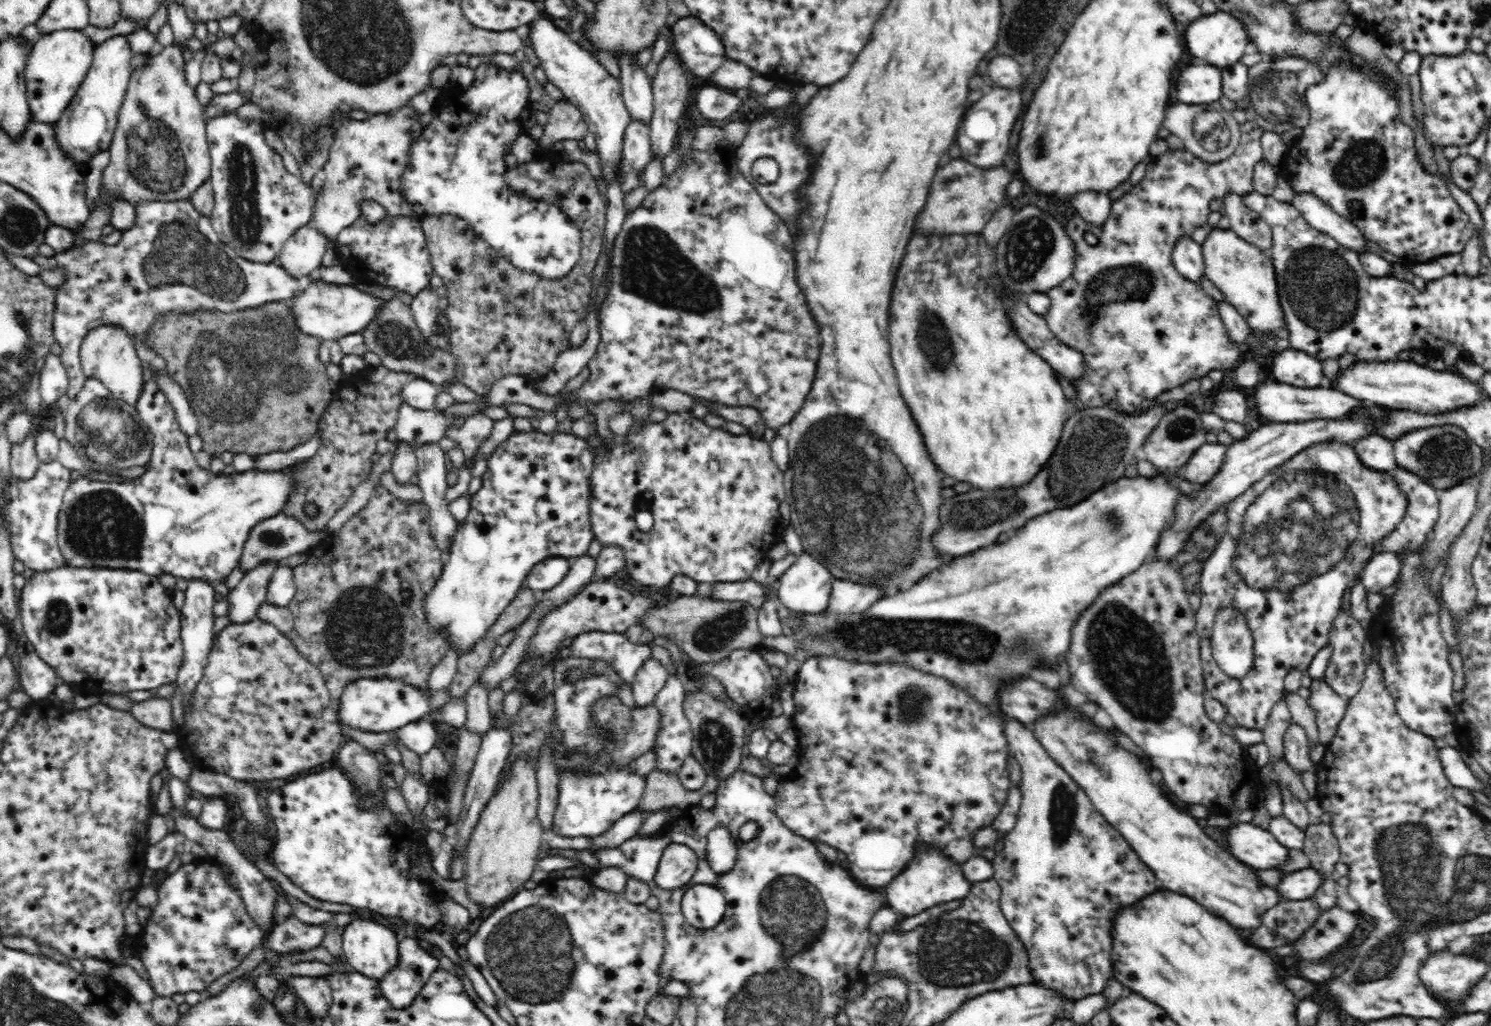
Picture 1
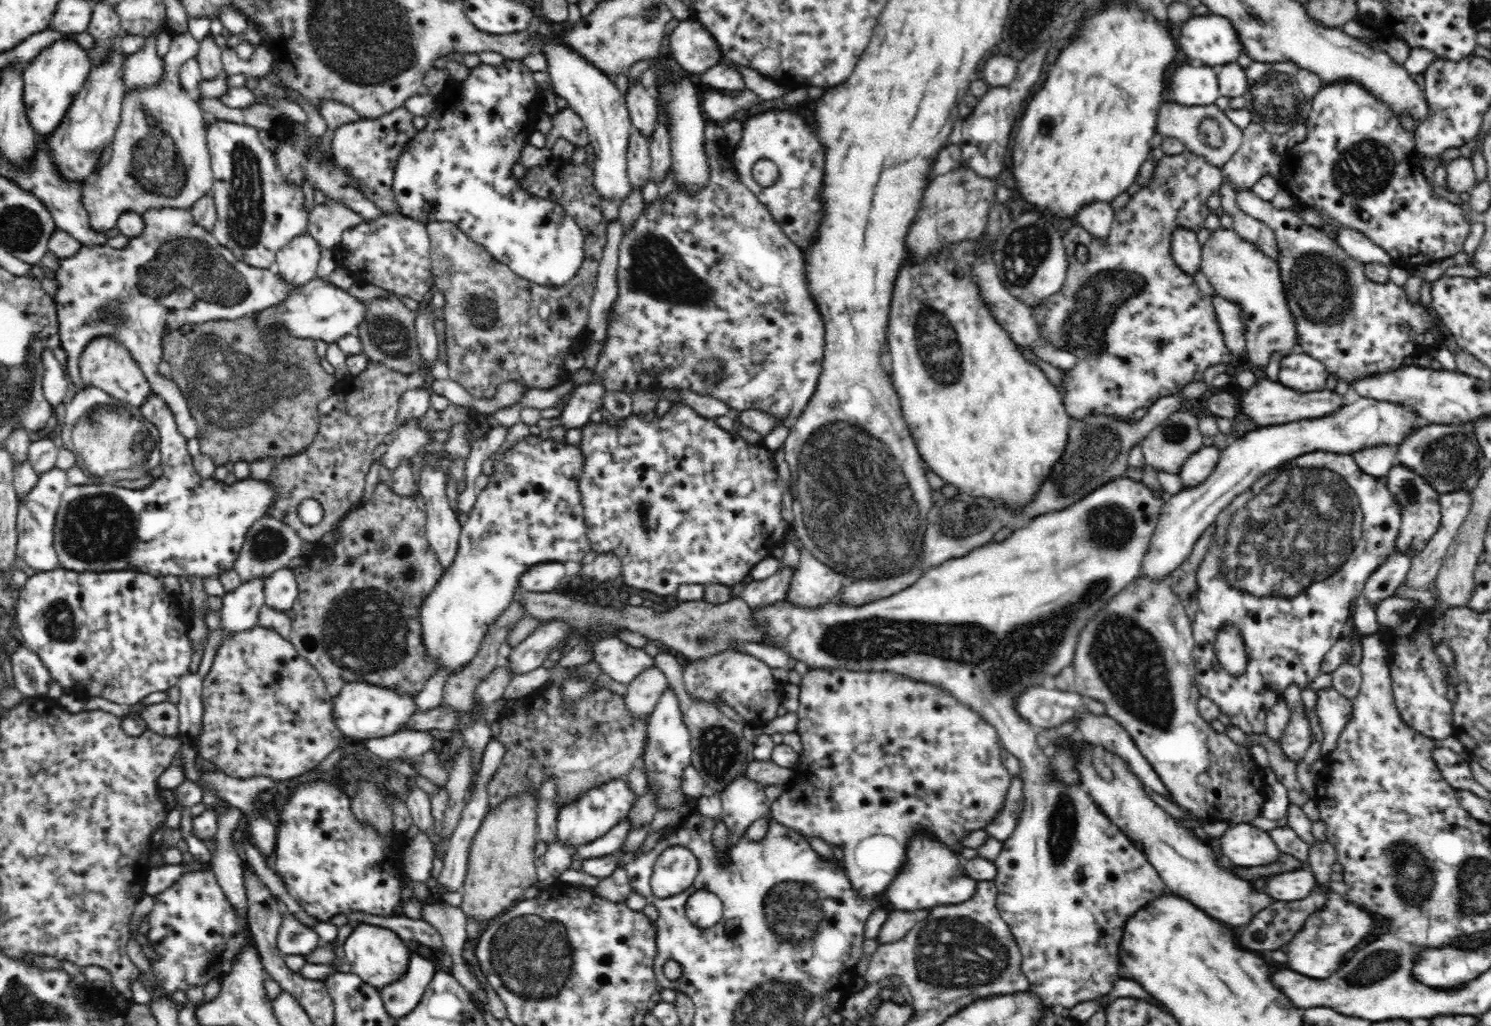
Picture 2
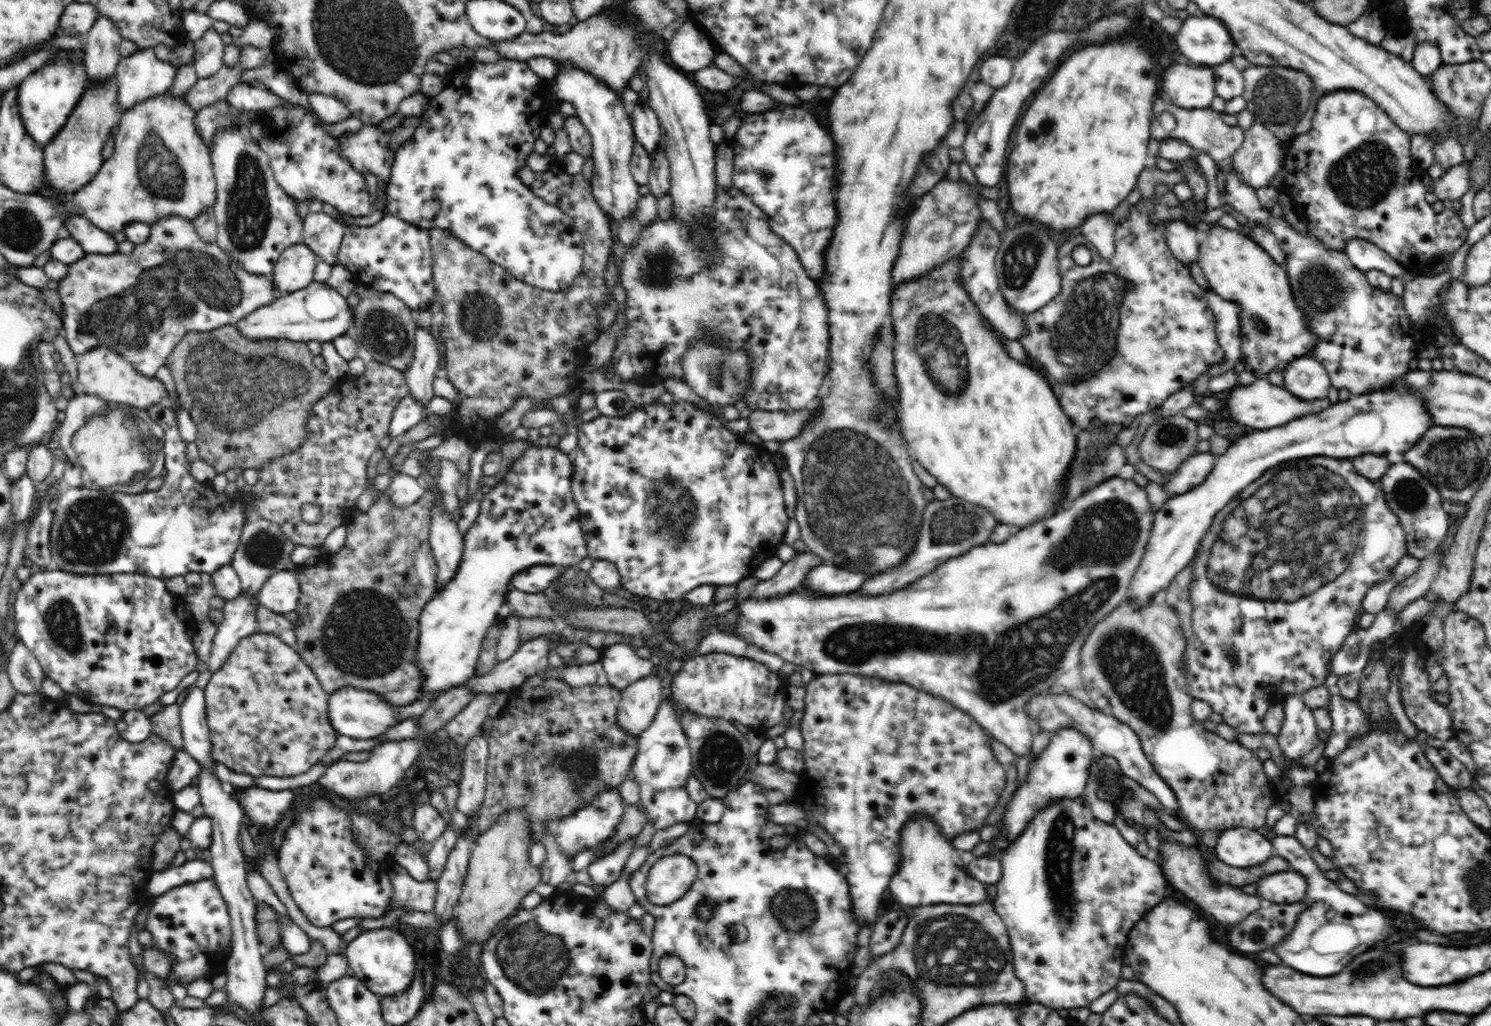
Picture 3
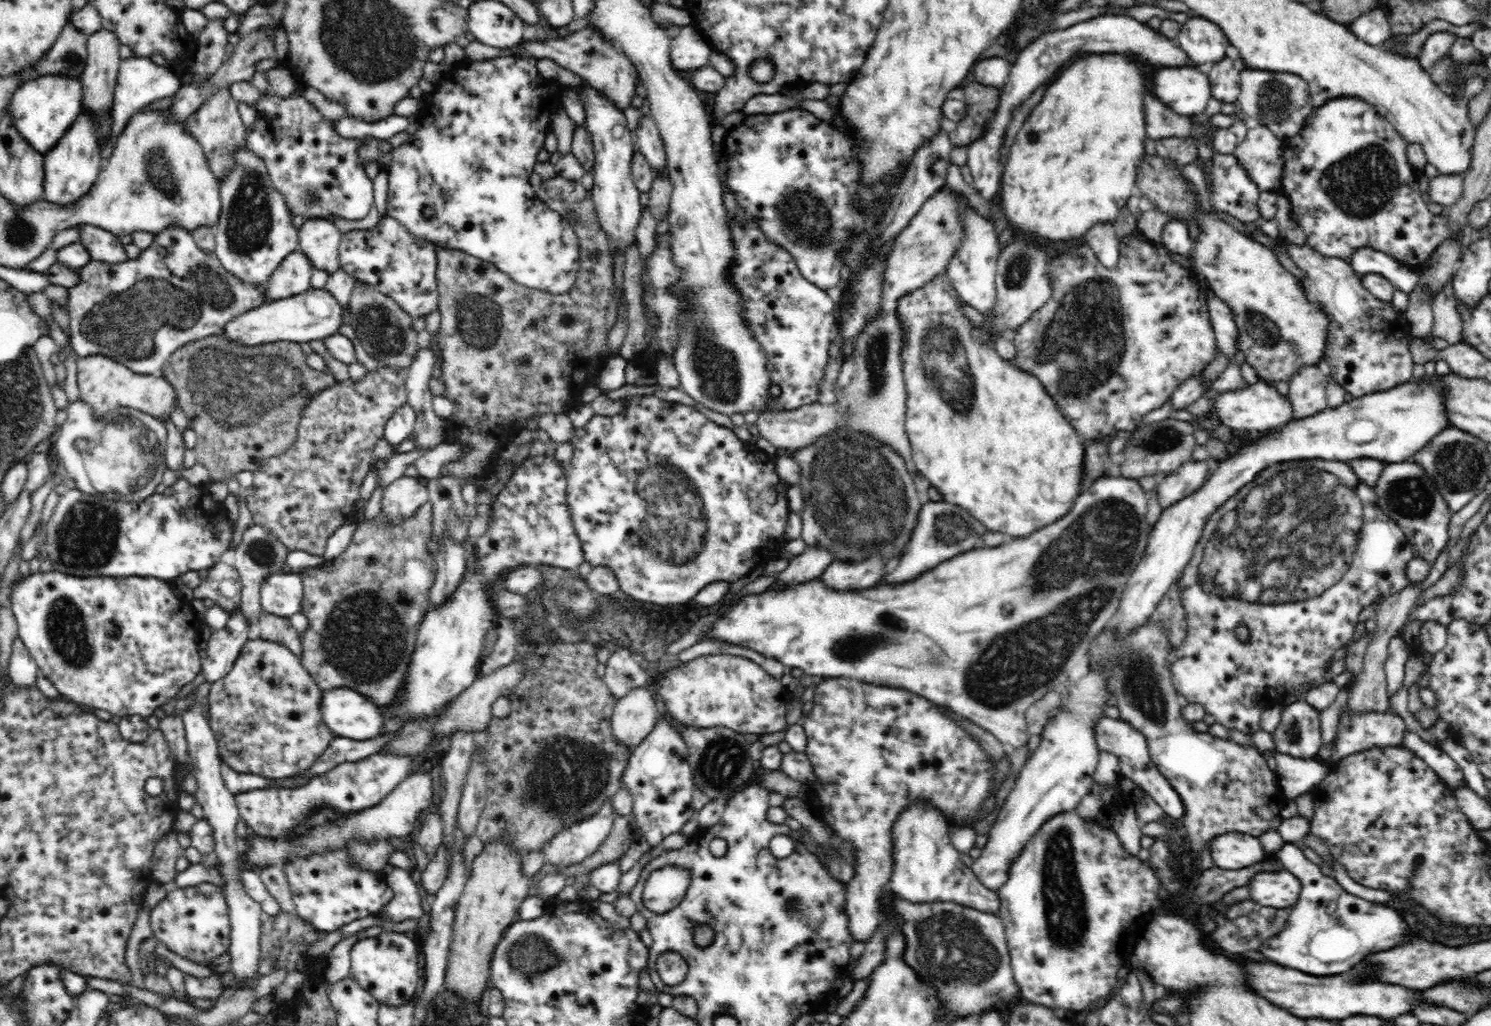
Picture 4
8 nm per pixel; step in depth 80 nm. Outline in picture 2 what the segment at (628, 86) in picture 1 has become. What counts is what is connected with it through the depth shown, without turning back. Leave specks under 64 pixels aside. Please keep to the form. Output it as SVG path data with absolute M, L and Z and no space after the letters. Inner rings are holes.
M630 81L628 85L625 101L633 128L650 139L658 124L658 105L653 89L646 89L641 83Z

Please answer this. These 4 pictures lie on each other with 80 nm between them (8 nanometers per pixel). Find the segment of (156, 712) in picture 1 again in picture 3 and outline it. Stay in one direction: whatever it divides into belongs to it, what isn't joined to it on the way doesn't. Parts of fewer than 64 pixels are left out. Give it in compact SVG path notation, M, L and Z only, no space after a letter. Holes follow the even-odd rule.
M172 704L149 717L151 732L169 742L175 750L183 750L182 729L180 728L180 706Z

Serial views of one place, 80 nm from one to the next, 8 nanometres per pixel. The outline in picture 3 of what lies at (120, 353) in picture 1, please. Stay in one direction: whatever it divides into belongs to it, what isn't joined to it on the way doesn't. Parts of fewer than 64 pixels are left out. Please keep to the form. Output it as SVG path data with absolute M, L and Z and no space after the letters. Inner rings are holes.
M96 346L86 354L77 356L77 380L83 393L95 394L102 400L115 405L126 404L140 410L146 410L158 402L165 403L168 390L156 378L140 374L134 367L115 350Z

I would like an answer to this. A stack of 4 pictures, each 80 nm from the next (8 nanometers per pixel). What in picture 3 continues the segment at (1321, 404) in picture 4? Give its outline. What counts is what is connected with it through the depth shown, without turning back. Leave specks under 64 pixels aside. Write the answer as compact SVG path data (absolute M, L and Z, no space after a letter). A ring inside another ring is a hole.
M1300 356L1284 370L1284 388L1300 400L1327 398L1331 380L1325 366L1313 356Z

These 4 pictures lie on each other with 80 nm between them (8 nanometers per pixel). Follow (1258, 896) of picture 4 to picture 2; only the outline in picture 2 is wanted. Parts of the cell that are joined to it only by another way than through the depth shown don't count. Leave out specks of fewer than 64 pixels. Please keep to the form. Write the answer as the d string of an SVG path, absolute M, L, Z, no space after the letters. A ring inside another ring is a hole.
M1309 869L1286 871L1273 875L1266 882L1266 892L1276 901L1291 902L1306 898L1317 886Z

